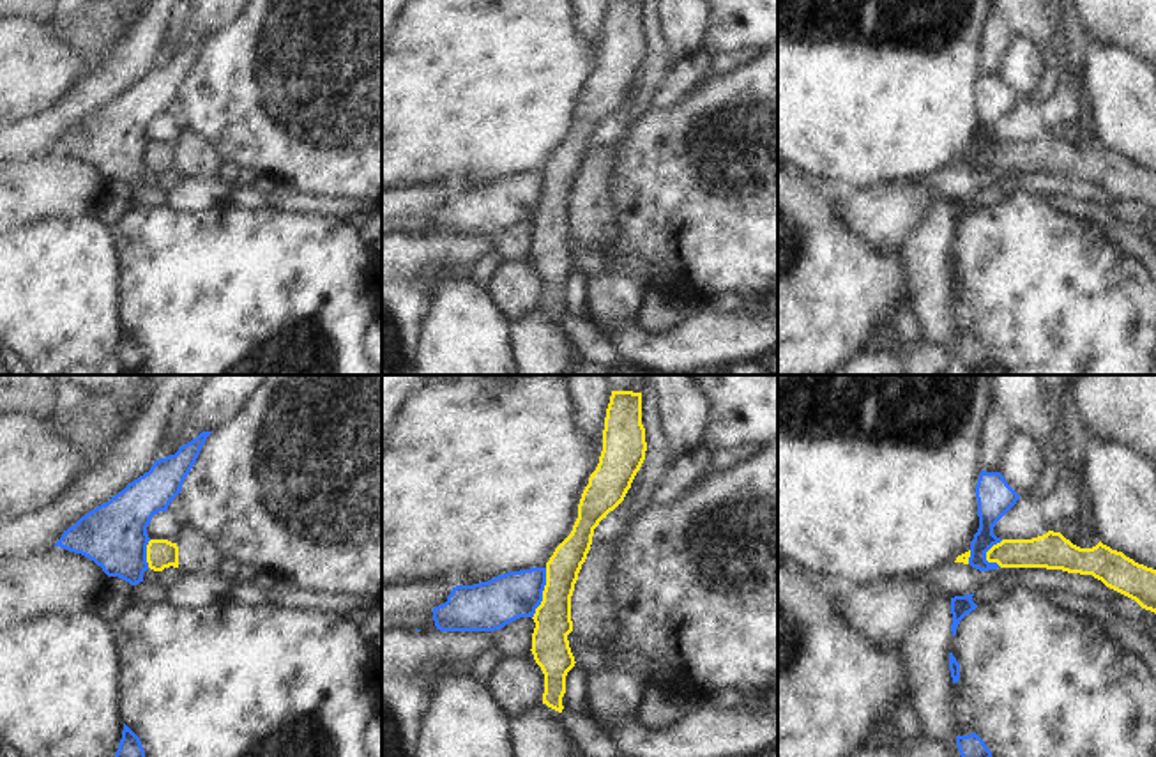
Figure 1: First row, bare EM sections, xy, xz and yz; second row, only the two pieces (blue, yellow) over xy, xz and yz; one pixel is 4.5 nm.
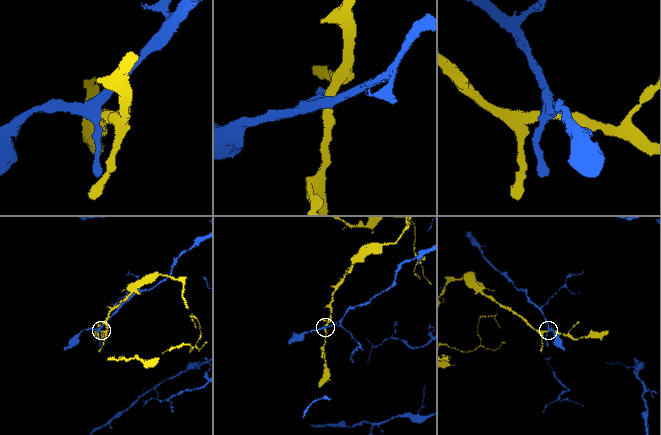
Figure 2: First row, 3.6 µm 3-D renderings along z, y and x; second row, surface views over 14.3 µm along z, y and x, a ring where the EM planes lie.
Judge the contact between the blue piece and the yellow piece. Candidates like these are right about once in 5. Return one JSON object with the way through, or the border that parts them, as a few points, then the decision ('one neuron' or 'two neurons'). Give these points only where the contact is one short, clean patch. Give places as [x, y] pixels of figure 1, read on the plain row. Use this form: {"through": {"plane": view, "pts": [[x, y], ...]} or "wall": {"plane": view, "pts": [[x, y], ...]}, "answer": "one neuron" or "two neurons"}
{"wall": {"plane": "xz", "pts": [[547, 172], [543, 204], [532, 221]]}, "answer": "two neurons"}

